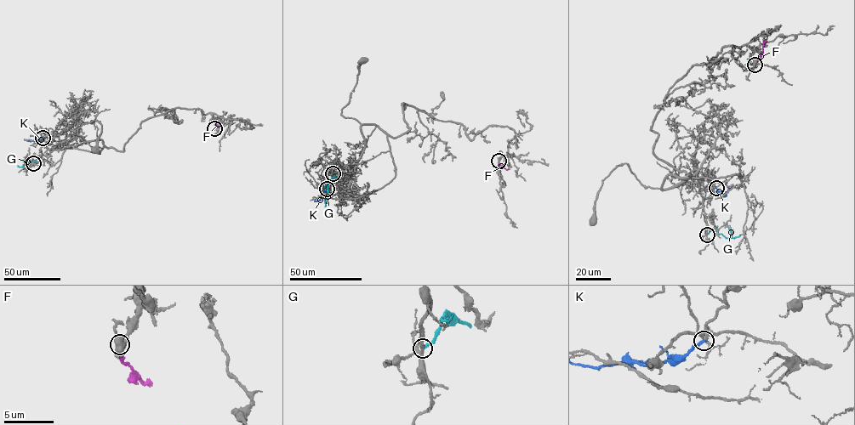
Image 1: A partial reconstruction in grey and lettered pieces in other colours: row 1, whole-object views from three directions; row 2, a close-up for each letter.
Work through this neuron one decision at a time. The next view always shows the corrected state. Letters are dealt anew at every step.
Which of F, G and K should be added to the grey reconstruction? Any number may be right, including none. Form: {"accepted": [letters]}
{"accepted": ["K"]}

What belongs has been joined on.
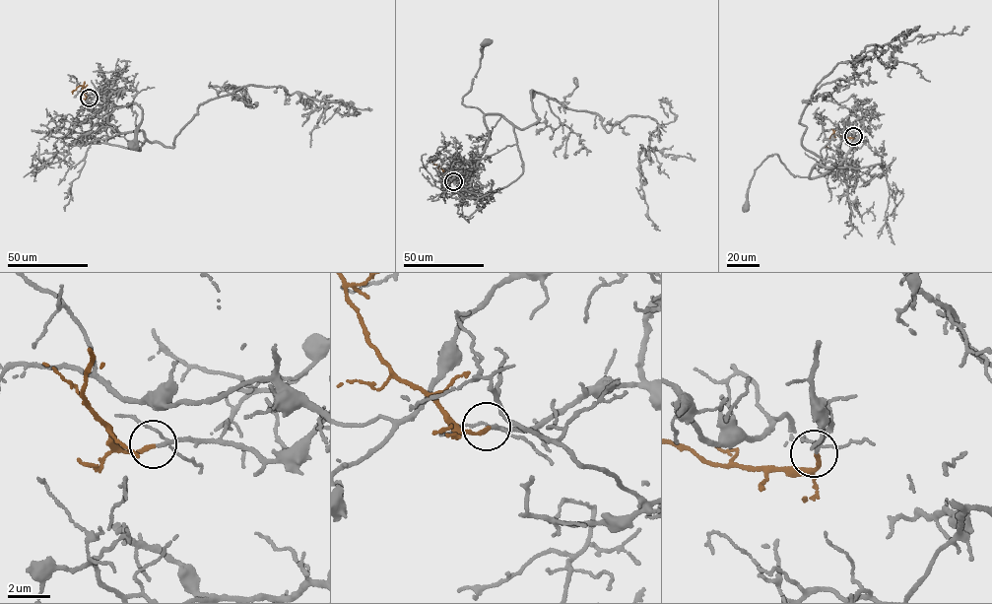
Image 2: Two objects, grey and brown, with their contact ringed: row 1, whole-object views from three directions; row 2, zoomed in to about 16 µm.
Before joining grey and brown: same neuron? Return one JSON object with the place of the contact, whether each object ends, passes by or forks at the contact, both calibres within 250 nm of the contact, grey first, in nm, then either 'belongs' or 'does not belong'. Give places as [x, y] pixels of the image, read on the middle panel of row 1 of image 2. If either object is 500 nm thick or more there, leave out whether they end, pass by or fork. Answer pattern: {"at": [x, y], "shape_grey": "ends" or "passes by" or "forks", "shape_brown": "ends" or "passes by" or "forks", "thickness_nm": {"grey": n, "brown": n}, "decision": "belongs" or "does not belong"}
{"at": [453, 181], "shape_grey": "forks", "shape_brown": "ends", "thickness_nm": {"grey": 110, "brown": 190}, "decision": "belongs"}

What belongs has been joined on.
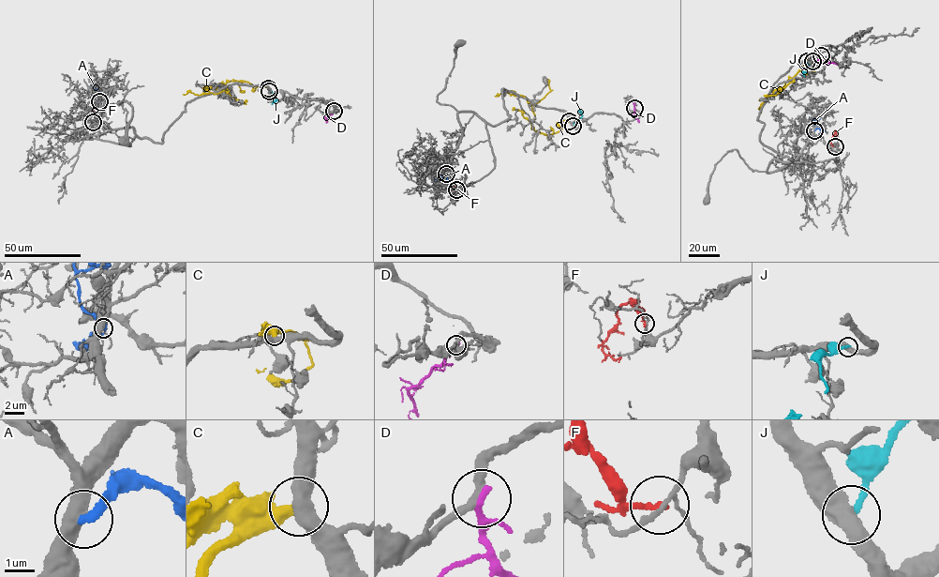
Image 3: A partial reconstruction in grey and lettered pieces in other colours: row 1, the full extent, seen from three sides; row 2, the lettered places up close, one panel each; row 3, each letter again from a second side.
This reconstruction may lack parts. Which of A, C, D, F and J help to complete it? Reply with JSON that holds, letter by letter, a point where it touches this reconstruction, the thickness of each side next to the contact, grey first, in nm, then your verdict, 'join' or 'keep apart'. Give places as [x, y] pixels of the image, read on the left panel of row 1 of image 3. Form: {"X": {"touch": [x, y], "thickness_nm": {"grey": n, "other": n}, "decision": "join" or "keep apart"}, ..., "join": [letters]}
{"A": {"touch": [99, 101], "thickness_nm": {"grey": 550, "other": 300}, "decision": "keep apart"}, "C": {"touch": [268, 88], "thickness_nm": {"grey": 500, "other": 360}, "decision": "keep apart"}, "D": {"touch": [334, 111], "thickness_nm": {"grey": 280, "other": 200}, "decision": "keep apart"}, "F": {"touch": [93, 122], "thickness_nm": {"grey": 130, "other": 190}, "decision": "keep apart"}, "J": {"touch": [269, 91], "thickness_nm": {"grey": 480, "other": 220}, "decision": "keep apart"}, "join": []}

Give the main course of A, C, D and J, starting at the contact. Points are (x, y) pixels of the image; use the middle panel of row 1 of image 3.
A: (447, 174), (438, 179), (431, 176)
C: (569, 120), (551, 134), (536, 131), (530, 122), (535, 118), (532, 109), (524, 97), (510, 90), (495, 96)
D: (634, 108), (634, 116), (639, 122)
J: (573, 126), (582, 115), (579, 112)

